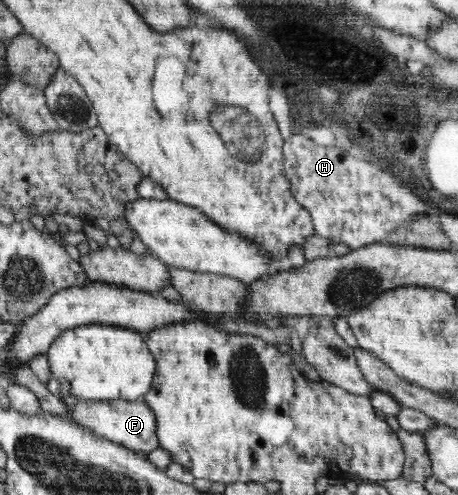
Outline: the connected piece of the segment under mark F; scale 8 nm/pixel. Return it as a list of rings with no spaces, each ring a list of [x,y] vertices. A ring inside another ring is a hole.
[[[64,393],[61,397],[69,411],[69,417],[66,418],[84,429],[89,429],[94,435],[123,445],[141,455],[149,454],[159,447],[156,437],[156,418],[154,412],[145,404],[144,399],[132,402],[124,400],[96,402],[80,399],[70,393]]]

